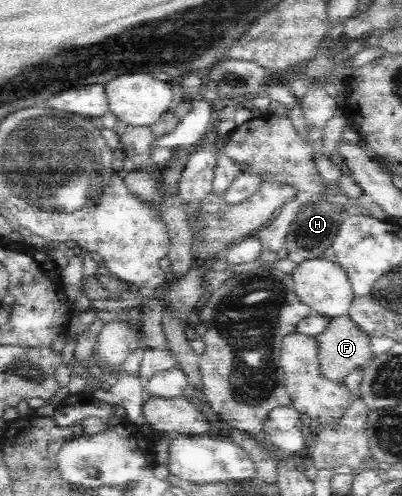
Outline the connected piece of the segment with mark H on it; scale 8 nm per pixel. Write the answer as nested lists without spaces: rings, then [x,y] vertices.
[[[325,198],[302,204],[290,224],[290,229],[287,231],[287,238],[285,239],[284,248],[288,251],[290,261],[298,265],[309,259],[323,257],[324,250],[328,250],[334,244],[334,240],[336,240],[336,236],[340,232],[340,224],[348,216],[348,213],[344,210],[344,205],[330,202]]]

